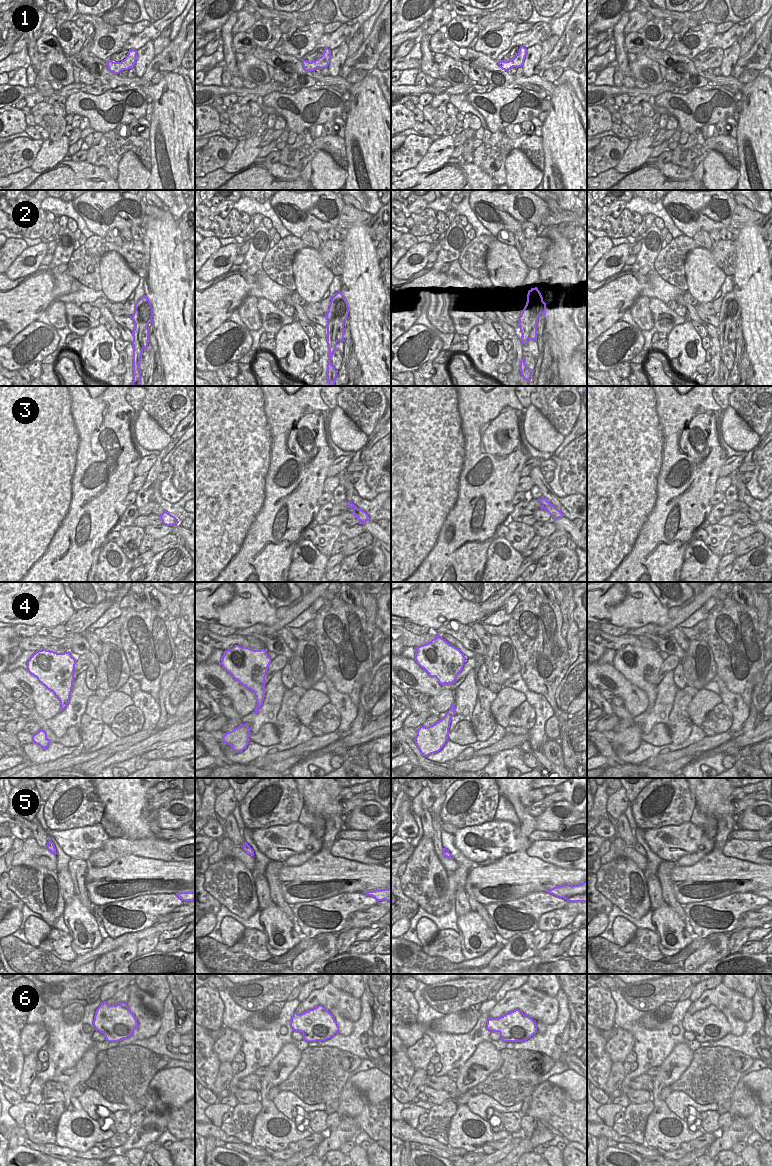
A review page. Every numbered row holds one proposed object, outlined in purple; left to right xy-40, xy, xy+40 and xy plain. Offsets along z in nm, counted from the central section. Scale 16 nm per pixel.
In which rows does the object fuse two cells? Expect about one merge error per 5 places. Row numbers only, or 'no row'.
2, 3

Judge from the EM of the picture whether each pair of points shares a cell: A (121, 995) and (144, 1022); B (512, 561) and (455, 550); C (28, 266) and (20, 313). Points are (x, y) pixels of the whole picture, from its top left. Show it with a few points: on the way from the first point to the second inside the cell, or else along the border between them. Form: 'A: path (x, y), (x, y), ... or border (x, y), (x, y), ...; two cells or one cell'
A: border (128, 994), (134, 993), (150, 1008); two cells
B: border (496, 536), (488, 547), (487, 560), (483, 571); two cells
C: border (37, 269), (10, 280); two cells

